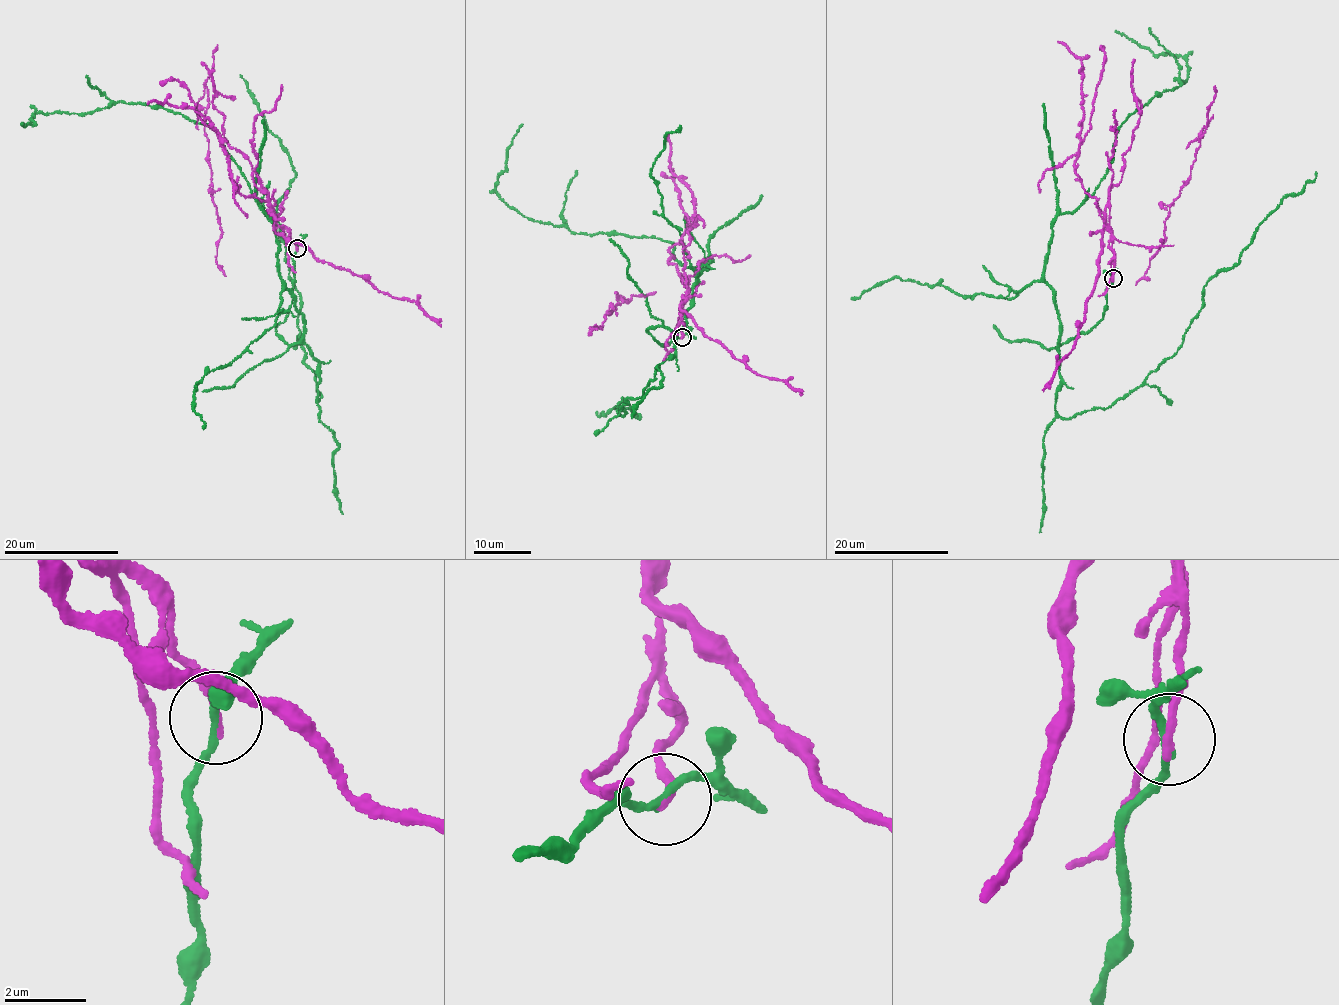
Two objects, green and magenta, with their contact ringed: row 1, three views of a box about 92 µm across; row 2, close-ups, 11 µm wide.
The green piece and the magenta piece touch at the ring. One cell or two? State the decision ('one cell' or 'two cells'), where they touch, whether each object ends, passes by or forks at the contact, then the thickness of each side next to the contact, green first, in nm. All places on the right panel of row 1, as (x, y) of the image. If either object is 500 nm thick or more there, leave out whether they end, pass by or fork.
two cells; at (1113, 278); green passes by; magenta ends there; 160 nm thick on the green side, 260 nm on the other

